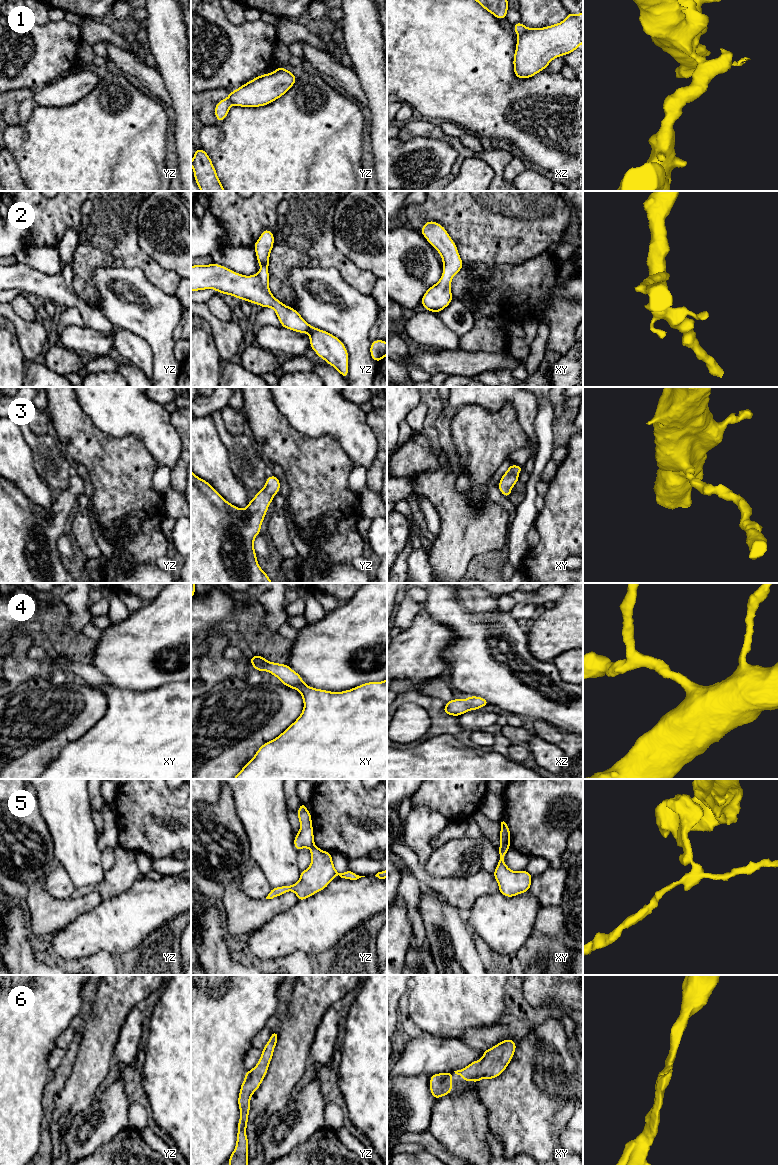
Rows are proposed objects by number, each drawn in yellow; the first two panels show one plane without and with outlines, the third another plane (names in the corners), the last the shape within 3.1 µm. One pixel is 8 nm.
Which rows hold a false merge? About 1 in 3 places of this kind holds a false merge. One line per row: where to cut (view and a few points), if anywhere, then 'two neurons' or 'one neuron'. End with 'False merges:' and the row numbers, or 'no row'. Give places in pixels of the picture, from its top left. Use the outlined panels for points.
1: xz (534, 29), (518, 35) | two neurons
2: no cut | one neuron
3: no cut | one neuron
4: no cut | one neuron
5: xy (501, 845), (508, 849) | two neurons
6: no cut | one neuron
False merges: 1, 5

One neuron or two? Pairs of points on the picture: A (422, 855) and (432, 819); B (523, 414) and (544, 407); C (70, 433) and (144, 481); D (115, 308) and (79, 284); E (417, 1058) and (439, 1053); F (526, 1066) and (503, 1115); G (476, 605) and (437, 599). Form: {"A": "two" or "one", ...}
{"A": "one", "B": "two", "C": "one", "D": "two", "E": "one", "F": "one", "G": "one"}

